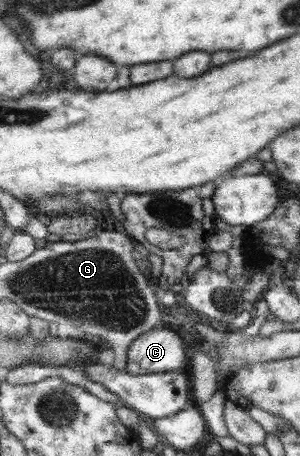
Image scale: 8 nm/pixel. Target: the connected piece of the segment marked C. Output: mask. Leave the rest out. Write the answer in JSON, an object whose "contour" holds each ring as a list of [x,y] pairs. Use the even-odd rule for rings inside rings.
{"contour":[[[154,328],[140,334],[125,355],[127,372],[146,375],[177,371],[177,368],[188,365],[190,351],[187,342],[173,330]]]}

